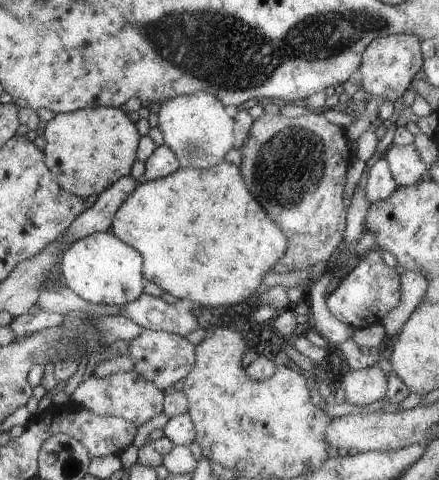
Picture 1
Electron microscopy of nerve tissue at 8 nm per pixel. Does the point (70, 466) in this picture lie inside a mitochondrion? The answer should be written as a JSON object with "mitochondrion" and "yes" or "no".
{"mitochondrion":"yes"}

